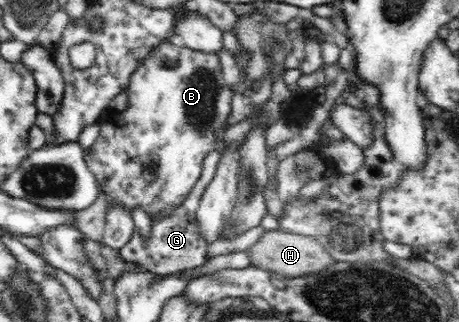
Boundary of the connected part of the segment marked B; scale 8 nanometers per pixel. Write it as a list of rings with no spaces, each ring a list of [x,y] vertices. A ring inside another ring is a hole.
[[[165,40],[157,47],[153,48],[146,58],[141,60],[141,65],[137,67],[136,71],[131,74],[131,81],[128,83],[127,89],[127,106],[126,108],[116,113],[113,126],[113,149],[101,149],[99,147],[99,153],[93,151],[94,145],[91,145],[90,149],[85,149],[84,158],[87,162],[87,167],[97,180],[97,188],[99,188],[99,194],[105,194],[105,206],[107,211],[117,206],[117,208],[123,208],[125,212],[133,213],[135,208],[143,210],[151,221],[158,220],[159,218],[168,218],[174,214],[174,211],[184,202],[184,199],[191,193],[193,186],[198,182],[204,170],[204,161],[212,151],[216,150],[217,143],[221,143],[221,139],[218,138],[217,133],[219,131],[225,133],[228,127],[227,120],[231,114],[231,99],[235,91],[231,90],[227,86],[227,82],[223,78],[223,69],[219,61],[218,54],[203,53],[201,51],[195,51],[187,46],[183,46],[178,41]]]

